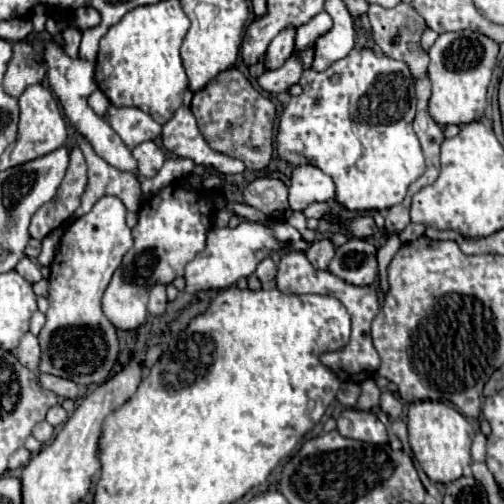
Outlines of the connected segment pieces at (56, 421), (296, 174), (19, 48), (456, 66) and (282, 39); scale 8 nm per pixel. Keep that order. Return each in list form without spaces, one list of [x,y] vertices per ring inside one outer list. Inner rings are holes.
[[[54,405],[54,407],[48,411],[48,415],[46,415],[46,421],[48,421],[52,427],[62,425],[66,419],[68,419],[68,415],[66,415],[66,411],[62,409],[62,405]]]
[[[310,163],[294,167],[290,177],[290,207],[294,211],[328,199],[334,199],[334,181],[328,175]]]
[[[28,41],[12,43],[12,59],[4,75],[4,91],[20,97],[26,87],[40,83],[46,77],[46,63]]]
[[[474,31],[442,33],[428,51],[430,67],[428,75],[432,81],[432,95],[428,101],[428,113],[438,125],[466,125],[478,121],[486,109],[486,89],[490,83],[492,69],[496,65],[498,43],[490,37]]]
[[[290,27],[290,29],[284,29],[280,35],[276,35],[272,41],[270,41],[270,47],[264,55],[264,69],[278,69],[284,65],[284,61],[292,55],[294,51],[294,35],[296,31]]]

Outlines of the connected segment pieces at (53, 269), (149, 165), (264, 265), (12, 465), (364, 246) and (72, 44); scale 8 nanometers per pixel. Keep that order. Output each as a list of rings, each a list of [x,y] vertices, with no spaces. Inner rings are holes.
[[[106,195],[100,197],[94,207],[72,221],[60,237],[60,245],[56,249],[54,261],[50,265],[50,307],[46,311],[46,325],[42,327],[38,341],[42,349],[40,357],[40,373],[58,375],[64,379],[74,381],[76,385],[90,385],[90,383],[104,383],[114,361],[118,355],[118,337],[114,325],[102,313],[102,295],[108,287],[114,269],[122,263],[124,253],[132,247],[130,227],[126,225],[126,207],[118,197]]]
[[[154,141],[140,143],[138,147],[132,149],[132,155],[138,161],[138,175],[140,177],[154,177],[166,159],[164,151]]]
[[[270,257],[264,259],[264,261],[258,265],[256,277],[258,277],[262,283],[268,283],[268,281],[272,281],[272,279],[276,277],[276,265],[274,265],[274,261],[272,261]]]
[[[22,447],[22,449],[18,449],[16,453],[12,453],[12,455],[10,455],[8,469],[10,469],[10,471],[22,469],[22,467],[24,467],[24,465],[30,461],[30,457],[32,457],[32,455],[30,455],[30,451],[28,451],[28,449],[24,449],[24,447]]]
[[[350,237],[336,249],[328,271],[350,285],[372,285],[378,277],[376,247],[370,241]]]
[[[66,27],[64,29],[64,45],[68,55],[76,55],[78,57],[78,45],[80,45],[80,31],[74,27]]]

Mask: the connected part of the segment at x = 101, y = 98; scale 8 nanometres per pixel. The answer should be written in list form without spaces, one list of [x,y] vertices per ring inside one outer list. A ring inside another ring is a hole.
[[[96,89],[96,91],[90,95],[88,105],[92,107],[92,111],[94,111],[98,117],[106,119],[106,113],[108,113],[108,105],[110,105],[110,101],[108,101],[108,97],[106,97],[100,89]]]

